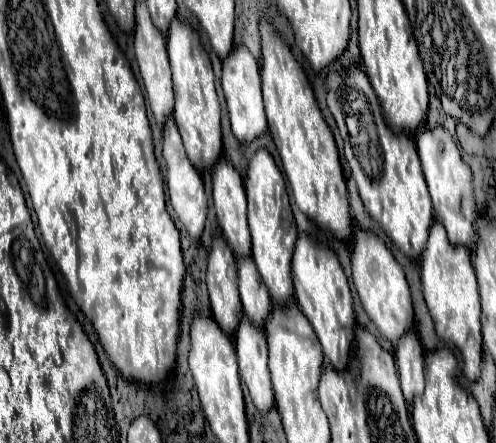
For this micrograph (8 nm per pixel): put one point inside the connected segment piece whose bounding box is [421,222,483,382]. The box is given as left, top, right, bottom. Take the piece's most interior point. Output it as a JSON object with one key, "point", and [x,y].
{"point":[449,285]}

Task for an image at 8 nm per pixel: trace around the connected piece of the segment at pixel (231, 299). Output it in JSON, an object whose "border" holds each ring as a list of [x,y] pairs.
{"border":[[[221,234],[213,238],[207,264],[207,290],[211,300],[211,314],[223,332],[231,334],[237,328],[241,314],[241,300],[237,290],[235,256]]]}

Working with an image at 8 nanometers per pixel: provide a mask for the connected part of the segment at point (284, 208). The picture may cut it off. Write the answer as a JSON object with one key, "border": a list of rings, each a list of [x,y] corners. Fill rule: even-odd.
{"border":[[[259,148],[247,168],[247,180],[245,180],[247,200],[249,200],[249,230],[251,230],[251,256],[257,264],[257,270],[269,288],[269,294],[275,304],[285,306],[289,300],[293,300],[293,282],[291,282],[291,256],[297,242],[297,226],[293,220],[285,178],[281,170],[277,168],[273,156],[267,148]]]}

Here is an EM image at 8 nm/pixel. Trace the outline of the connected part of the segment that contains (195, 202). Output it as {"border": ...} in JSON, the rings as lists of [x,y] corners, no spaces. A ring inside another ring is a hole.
{"border":[[[169,116],[169,122],[165,122],[165,126],[163,126],[163,158],[167,164],[169,200],[175,208],[175,214],[183,222],[189,236],[199,240],[203,226],[205,226],[205,218],[207,218],[207,196],[205,196],[205,188],[203,188],[203,180],[201,180],[199,172],[195,170],[195,166],[189,162],[189,158],[185,154],[185,148],[183,148],[183,142],[181,142],[181,136],[179,136],[173,116]]]}

